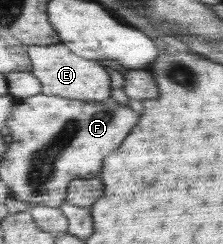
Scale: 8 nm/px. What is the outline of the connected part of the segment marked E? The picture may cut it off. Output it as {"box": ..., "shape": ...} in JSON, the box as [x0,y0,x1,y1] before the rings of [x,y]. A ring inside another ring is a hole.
{"box":[31,43,110,102],"shape":[[[64,43],[31,46],[31,72],[40,80],[41,93],[64,96],[90,102],[101,102],[110,97],[110,79],[100,61],[84,59],[74,54]]]}

